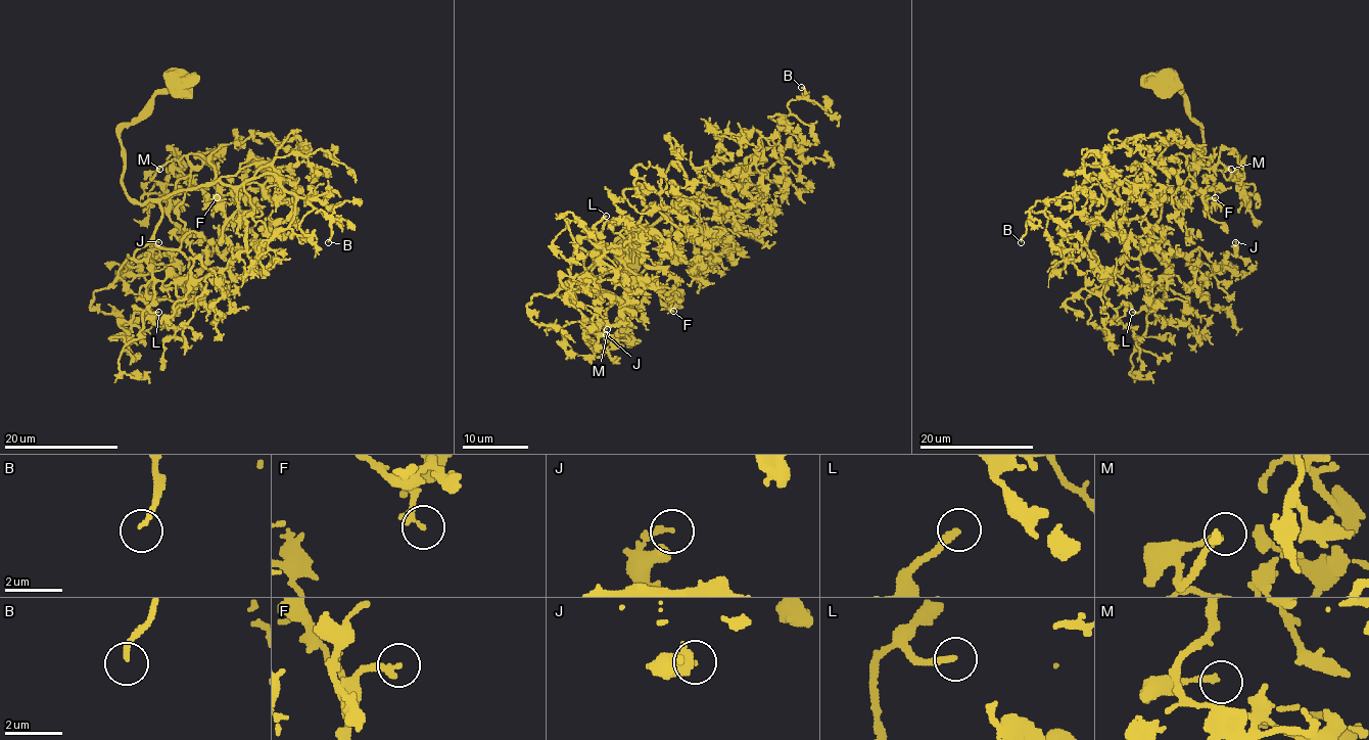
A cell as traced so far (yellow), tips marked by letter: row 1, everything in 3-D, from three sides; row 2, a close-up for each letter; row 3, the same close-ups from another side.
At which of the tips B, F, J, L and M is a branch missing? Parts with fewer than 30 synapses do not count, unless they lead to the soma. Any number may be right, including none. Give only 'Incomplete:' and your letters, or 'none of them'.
Incomplete: B, L

